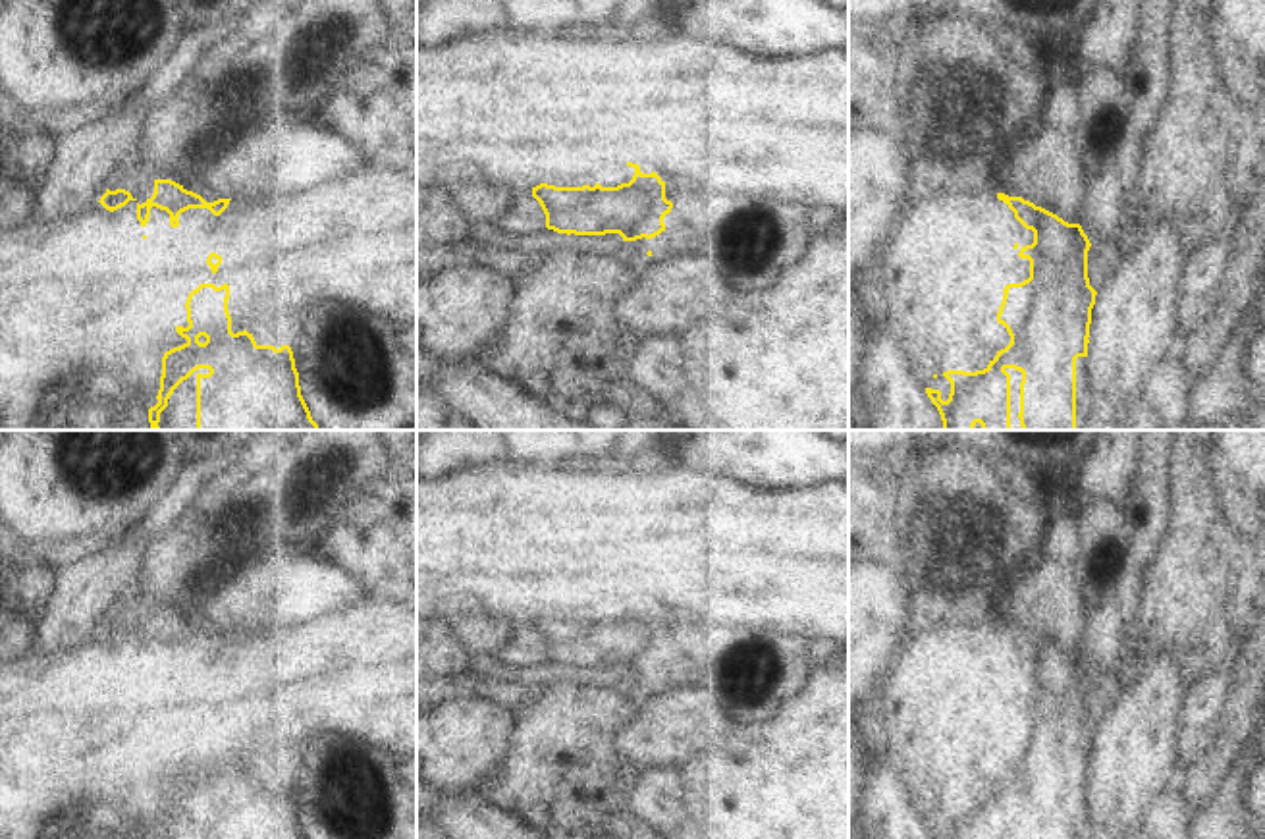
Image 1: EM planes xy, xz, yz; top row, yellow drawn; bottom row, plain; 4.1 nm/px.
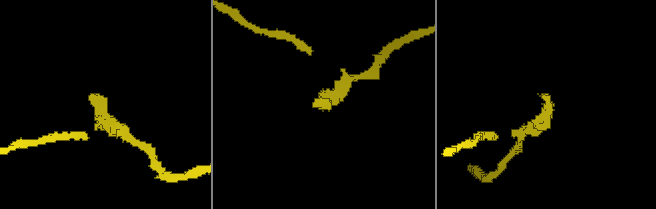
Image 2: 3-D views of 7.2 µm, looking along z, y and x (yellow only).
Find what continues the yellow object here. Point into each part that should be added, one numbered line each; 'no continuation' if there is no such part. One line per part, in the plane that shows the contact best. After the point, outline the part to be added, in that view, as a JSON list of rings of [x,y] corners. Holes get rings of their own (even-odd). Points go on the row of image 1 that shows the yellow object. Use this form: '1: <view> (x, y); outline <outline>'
no continuation

